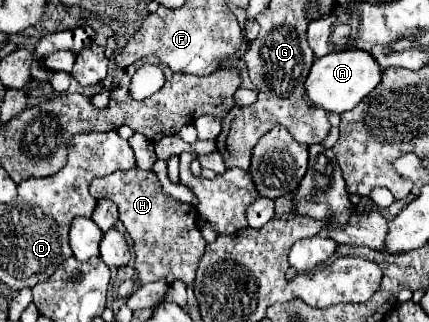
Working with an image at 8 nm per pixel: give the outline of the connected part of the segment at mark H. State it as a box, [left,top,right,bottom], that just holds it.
[90,167,206,285]

